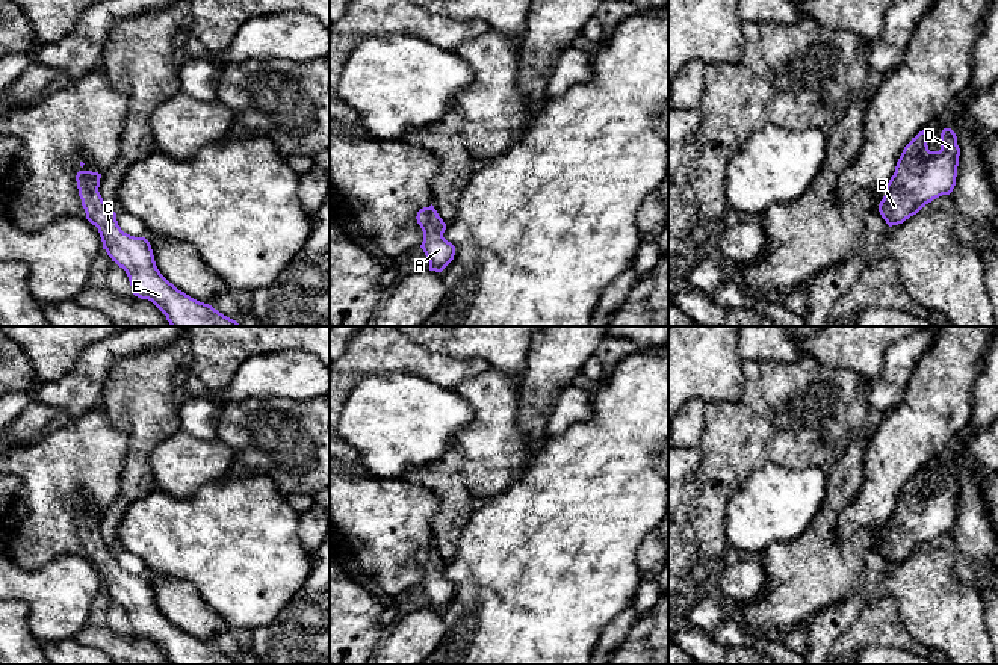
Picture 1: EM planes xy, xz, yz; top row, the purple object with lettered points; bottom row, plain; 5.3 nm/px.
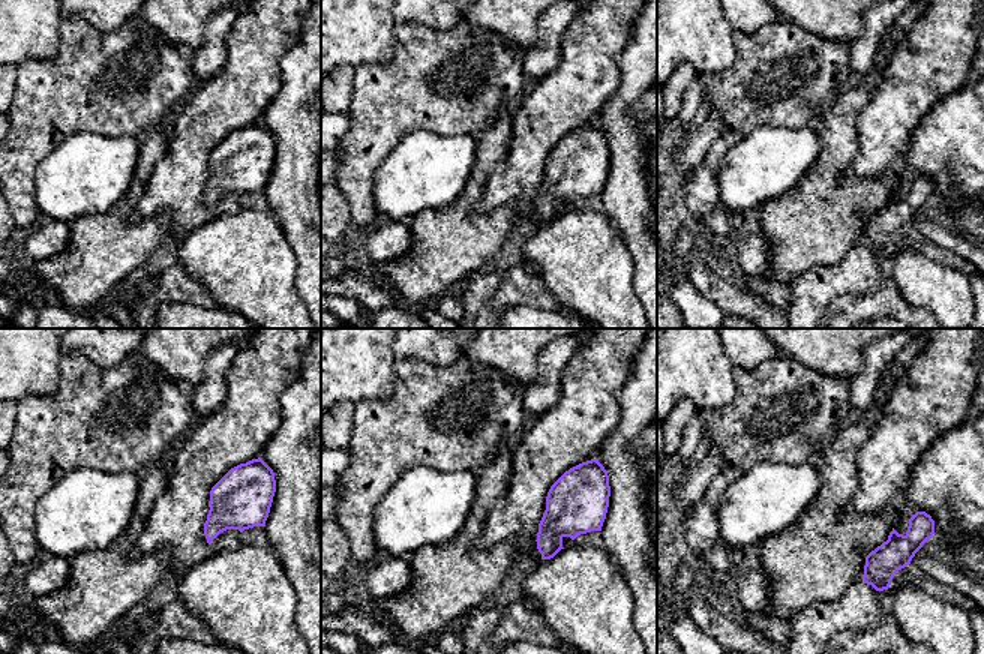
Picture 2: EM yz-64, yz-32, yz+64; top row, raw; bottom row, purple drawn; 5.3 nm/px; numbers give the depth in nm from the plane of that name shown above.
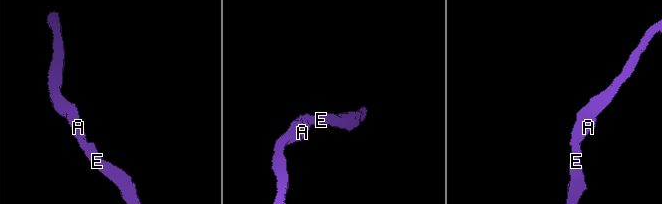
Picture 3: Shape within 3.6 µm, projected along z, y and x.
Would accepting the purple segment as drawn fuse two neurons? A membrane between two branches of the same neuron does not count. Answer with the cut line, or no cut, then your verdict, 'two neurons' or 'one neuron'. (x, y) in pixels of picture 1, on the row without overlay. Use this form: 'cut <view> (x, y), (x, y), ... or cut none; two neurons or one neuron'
cut none; one neuron

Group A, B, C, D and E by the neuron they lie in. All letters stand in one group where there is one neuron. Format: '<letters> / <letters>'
A B C D E

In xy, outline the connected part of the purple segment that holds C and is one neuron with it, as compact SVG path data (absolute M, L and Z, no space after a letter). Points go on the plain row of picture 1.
M79 509L79 535L86 558L98 567L103 588L126 609L133 633L151 639L171 665L239 665L212 644L178 629L160 612L150 580L124 571L118 564L116 552L106 544L98 530L100 517L98 511Z

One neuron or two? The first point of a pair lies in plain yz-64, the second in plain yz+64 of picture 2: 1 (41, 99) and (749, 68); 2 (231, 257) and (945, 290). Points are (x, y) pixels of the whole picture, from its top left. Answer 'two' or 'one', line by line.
1: one
2: one

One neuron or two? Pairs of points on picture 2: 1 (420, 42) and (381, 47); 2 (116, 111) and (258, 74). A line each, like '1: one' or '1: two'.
1: two
2: two

